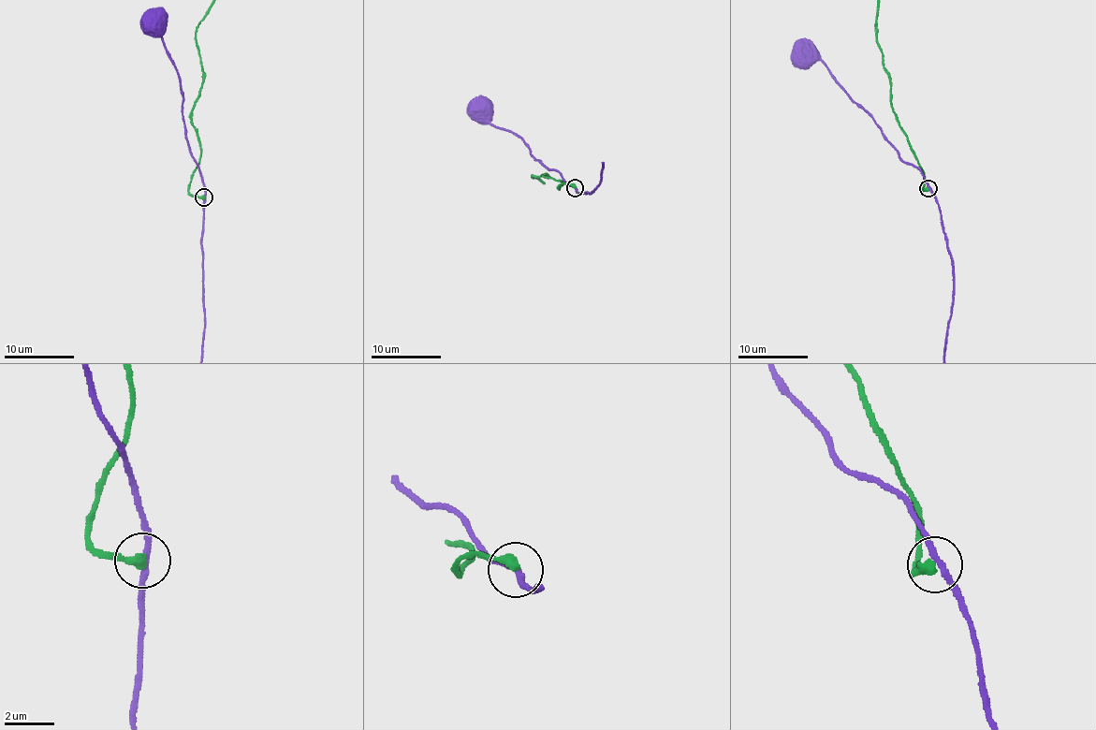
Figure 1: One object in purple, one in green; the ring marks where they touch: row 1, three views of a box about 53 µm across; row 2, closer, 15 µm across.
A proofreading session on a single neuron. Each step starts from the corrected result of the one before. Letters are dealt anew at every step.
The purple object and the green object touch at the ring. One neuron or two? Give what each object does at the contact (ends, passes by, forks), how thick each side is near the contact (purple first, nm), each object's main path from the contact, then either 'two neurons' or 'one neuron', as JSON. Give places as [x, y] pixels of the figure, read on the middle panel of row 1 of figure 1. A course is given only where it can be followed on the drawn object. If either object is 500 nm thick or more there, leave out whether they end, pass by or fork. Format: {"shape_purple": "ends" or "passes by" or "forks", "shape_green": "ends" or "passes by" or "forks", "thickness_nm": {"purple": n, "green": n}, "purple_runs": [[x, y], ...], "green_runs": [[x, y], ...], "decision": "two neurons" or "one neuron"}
{"shape_purple": "passes by", "shape_green": "ends", "thickness_nm": {"purple": 240, "green": 380}, "purple_runs": [[575, 187], [554, 170], [533, 160], [529, 146], [518, 138], [494, 125], [490, 121], [490, 110], [479, 109]], "decision": "two neurons"}

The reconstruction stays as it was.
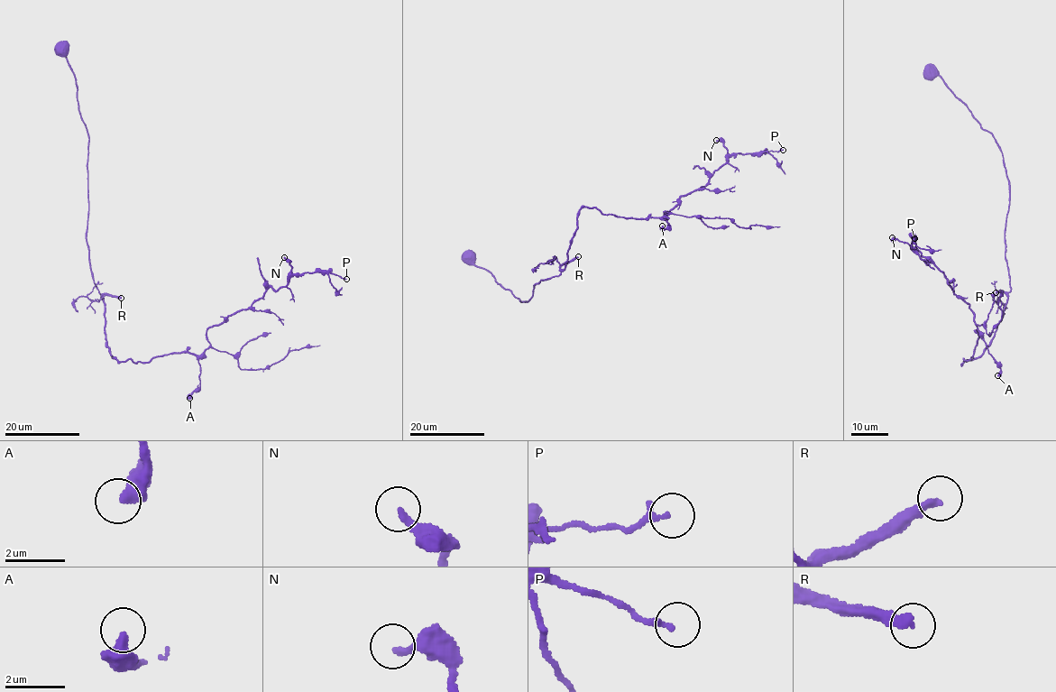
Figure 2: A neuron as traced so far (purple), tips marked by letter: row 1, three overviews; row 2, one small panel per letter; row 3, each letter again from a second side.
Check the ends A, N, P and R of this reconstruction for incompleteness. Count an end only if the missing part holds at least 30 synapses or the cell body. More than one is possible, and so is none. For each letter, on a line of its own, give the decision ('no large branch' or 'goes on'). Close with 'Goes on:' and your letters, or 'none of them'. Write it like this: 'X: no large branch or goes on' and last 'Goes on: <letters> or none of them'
A: no large branch
N: no large branch
P: no large branch
R: goes on
Goes on: R

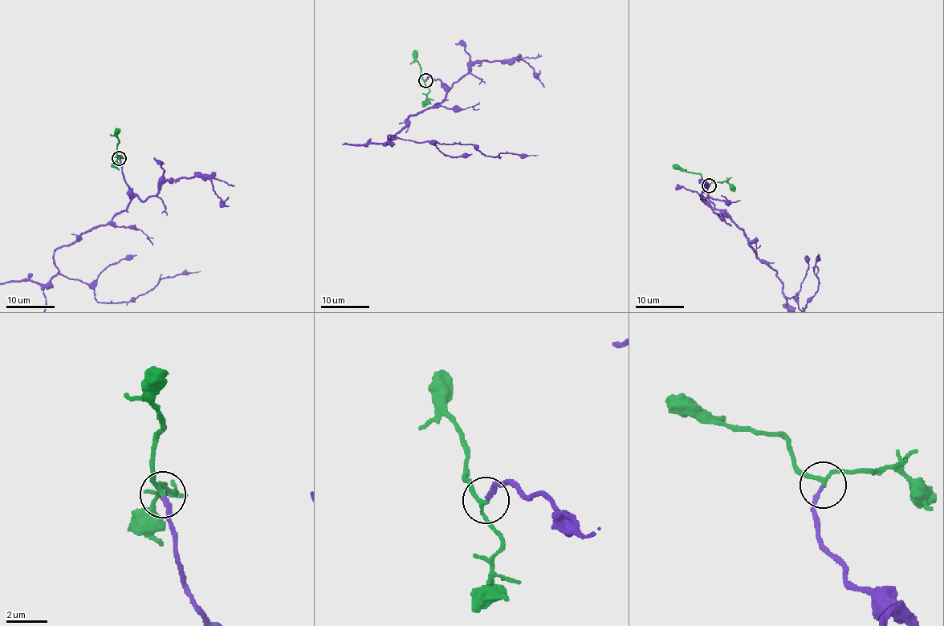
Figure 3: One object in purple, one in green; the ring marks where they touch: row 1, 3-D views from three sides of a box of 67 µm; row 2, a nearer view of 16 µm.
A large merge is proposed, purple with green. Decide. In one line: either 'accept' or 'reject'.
accept

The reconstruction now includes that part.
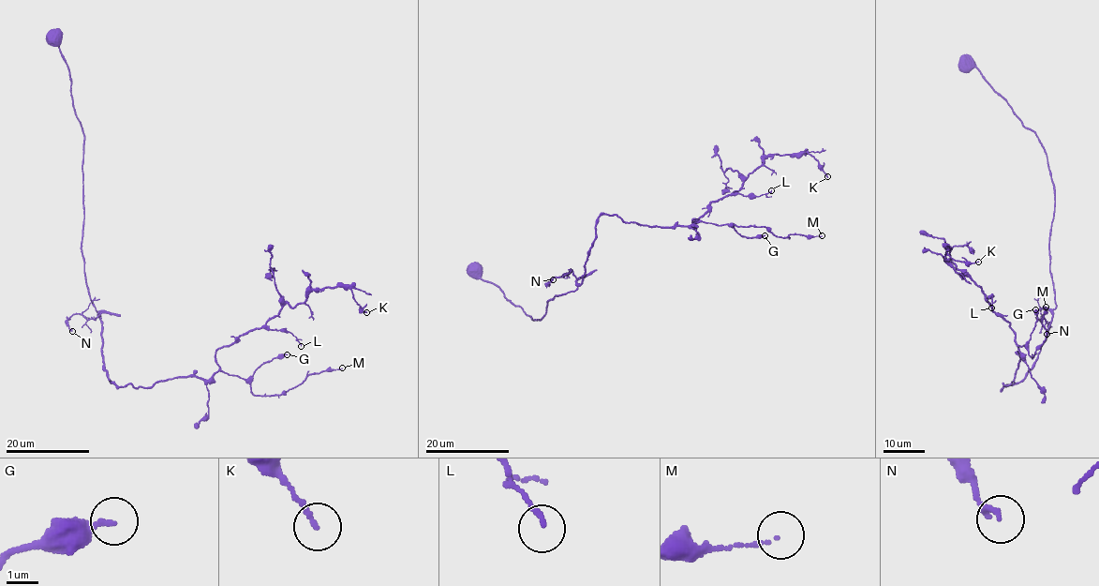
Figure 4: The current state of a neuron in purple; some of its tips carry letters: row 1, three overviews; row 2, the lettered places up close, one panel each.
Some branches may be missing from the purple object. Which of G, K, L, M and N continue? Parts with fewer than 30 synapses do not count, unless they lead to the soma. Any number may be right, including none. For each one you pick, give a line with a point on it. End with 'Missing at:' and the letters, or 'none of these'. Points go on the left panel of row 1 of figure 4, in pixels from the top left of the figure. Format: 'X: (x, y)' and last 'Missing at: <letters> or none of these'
Missing at: none of these

